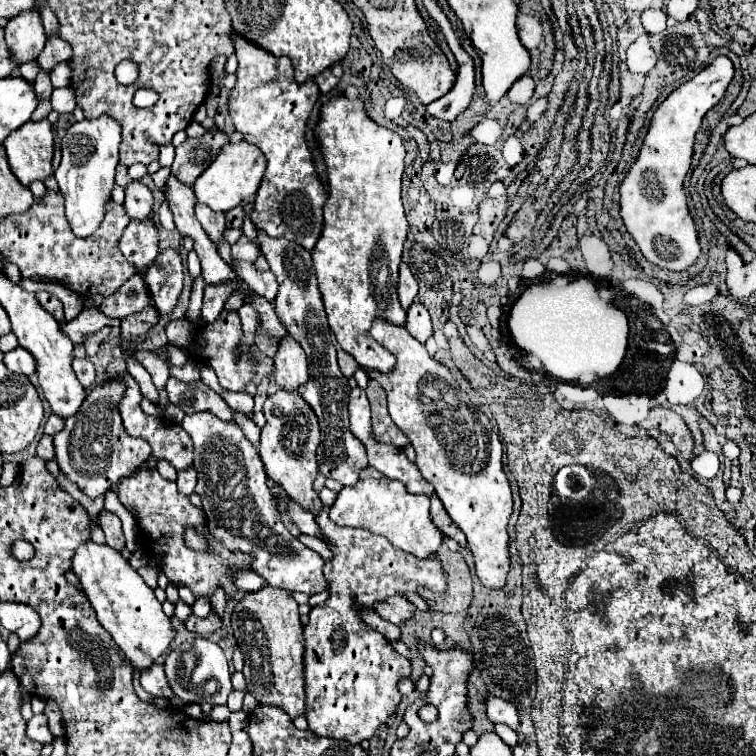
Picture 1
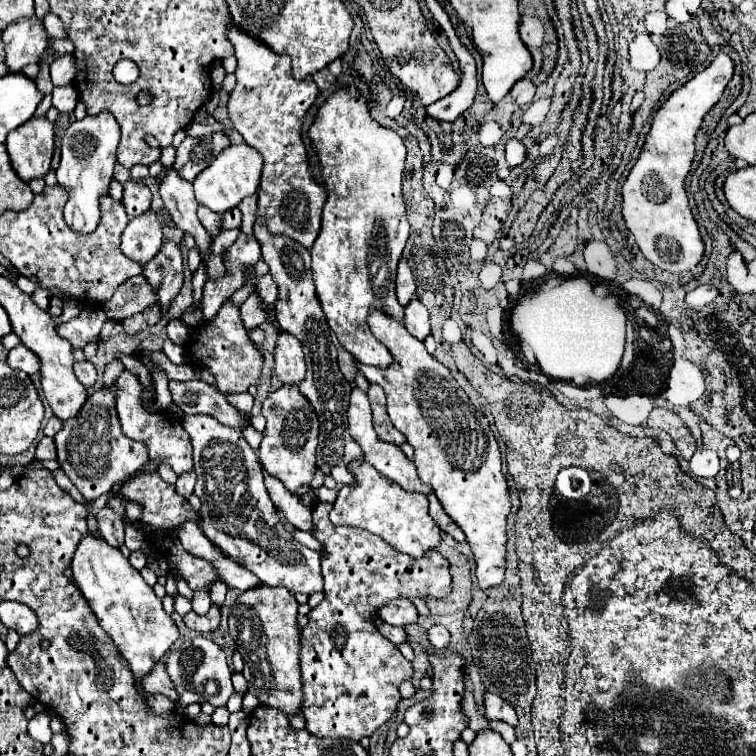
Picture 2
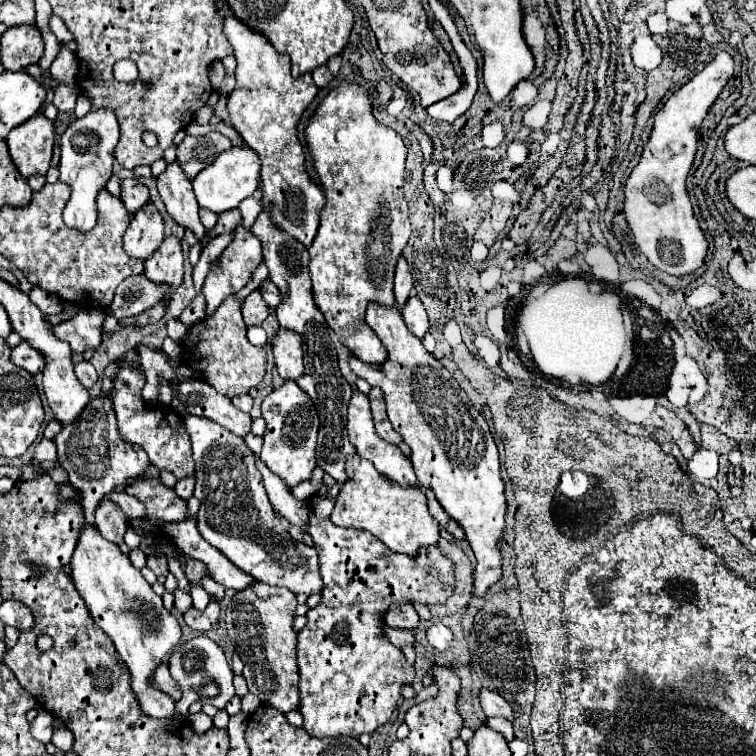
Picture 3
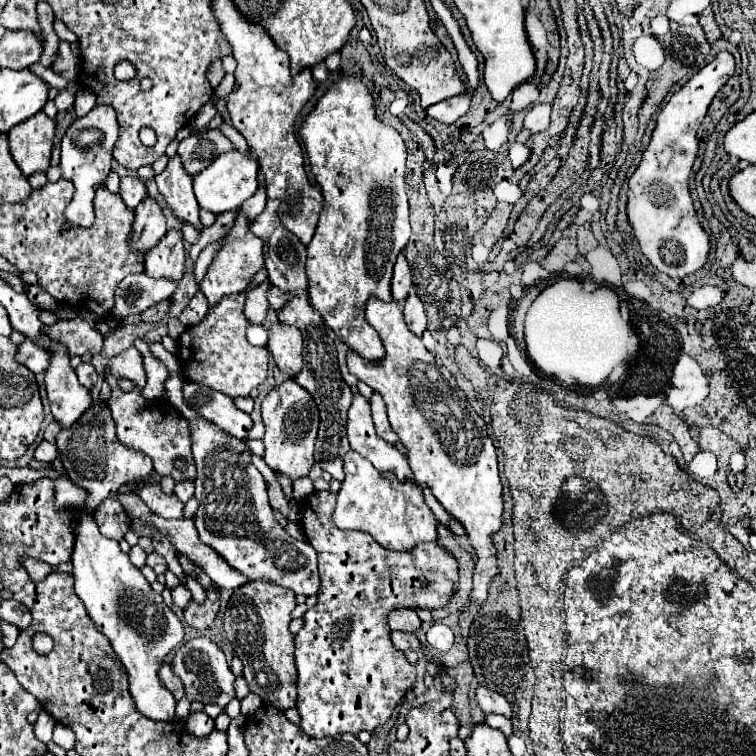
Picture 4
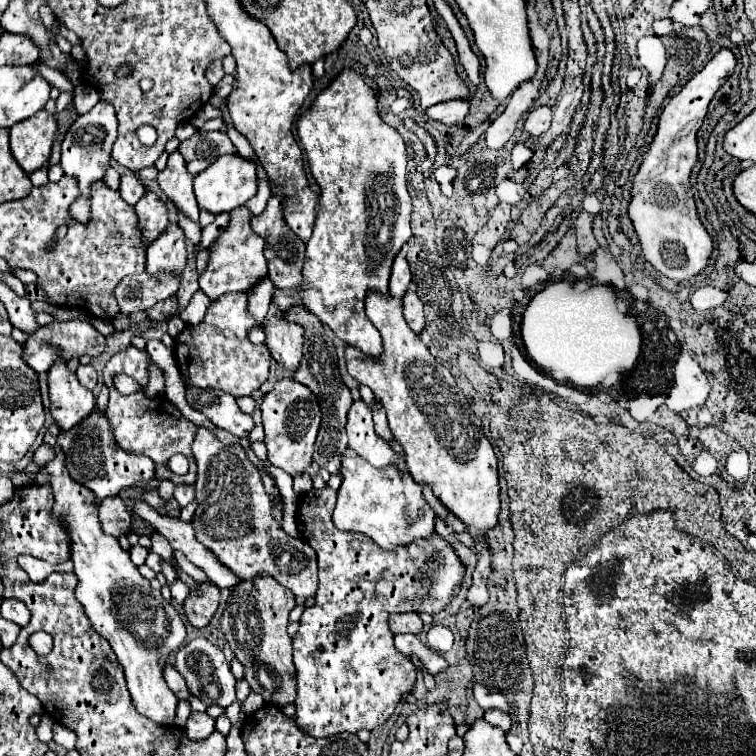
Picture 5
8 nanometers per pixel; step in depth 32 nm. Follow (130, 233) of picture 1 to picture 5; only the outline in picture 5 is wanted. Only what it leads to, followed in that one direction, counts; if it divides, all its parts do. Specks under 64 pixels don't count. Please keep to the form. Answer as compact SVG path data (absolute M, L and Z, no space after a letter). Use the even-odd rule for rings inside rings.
M146 192L146 196L136 204L136 216L138 230L142 232L142 242L146 246L150 246L168 226L166 204L152 192Z

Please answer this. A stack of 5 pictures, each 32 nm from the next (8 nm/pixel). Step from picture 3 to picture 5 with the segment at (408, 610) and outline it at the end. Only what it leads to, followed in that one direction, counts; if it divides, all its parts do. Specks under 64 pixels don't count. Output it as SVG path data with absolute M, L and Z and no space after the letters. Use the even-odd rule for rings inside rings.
M416 612L390 614L388 624L394 634L418 634L422 630L422 620L418 618Z

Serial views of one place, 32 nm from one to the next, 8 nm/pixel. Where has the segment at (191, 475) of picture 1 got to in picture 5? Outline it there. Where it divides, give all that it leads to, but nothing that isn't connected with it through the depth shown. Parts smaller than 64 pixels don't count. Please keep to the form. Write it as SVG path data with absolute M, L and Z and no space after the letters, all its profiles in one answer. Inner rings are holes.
M180 484L180 486L176 486L174 498L176 498L182 506L186 506L188 502L194 500L194 486L192 486L192 484Z

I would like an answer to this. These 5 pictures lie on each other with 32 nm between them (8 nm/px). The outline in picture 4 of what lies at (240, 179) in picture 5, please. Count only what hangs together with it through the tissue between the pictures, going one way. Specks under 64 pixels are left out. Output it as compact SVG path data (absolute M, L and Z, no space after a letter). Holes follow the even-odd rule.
M230 150L220 154L208 168L194 176L194 194L198 198L200 208L210 210L214 214L240 208L240 204L258 190L258 168L260 164L252 152Z

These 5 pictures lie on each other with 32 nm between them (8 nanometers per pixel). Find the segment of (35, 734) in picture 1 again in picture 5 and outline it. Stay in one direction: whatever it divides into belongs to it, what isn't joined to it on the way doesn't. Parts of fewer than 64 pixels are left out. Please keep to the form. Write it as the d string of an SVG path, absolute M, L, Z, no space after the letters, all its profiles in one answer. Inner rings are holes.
M44 714L42 718L40 718L40 724L36 726L36 736L42 740L42 742L50 742L53 738L53 724L54 720L48 716L48 714Z

